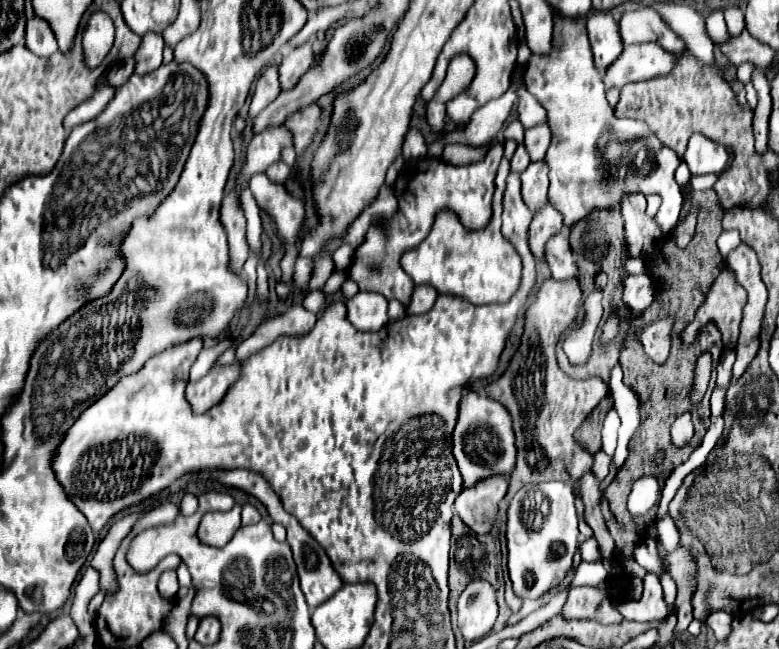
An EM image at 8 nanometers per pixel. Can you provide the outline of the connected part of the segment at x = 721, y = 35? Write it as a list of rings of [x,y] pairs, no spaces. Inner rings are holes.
[[[712,11],[706,17],[706,31],[710,37],[714,37],[714,43],[724,43],[728,41],[728,29],[722,17],[722,11]]]

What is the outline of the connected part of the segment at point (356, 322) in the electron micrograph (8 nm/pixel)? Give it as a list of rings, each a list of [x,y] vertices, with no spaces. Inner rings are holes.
[[[356,293],[346,301],[348,321],[358,331],[378,331],[388,323],[388,299],[378,293]]]

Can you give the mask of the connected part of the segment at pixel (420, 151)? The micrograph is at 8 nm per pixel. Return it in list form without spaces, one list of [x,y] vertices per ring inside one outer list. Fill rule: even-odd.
[[[414,127],[406,135],[406,141],[404,141],[404,159],[406,161],[422,159],[422,157],[426,157],[426,153],[428,153],[428,147],[426,147],[424,135],[422,135],[422,131],[418,127]]]

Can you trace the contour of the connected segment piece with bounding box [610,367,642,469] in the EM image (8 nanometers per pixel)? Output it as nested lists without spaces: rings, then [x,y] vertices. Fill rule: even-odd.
[[[614,367],[612,369],[612,379],[610,379],[610,395],[614,399],[614,407],[622,419],[622,425],[618,429],[618,447],[614,453],[614,463],[618,463],[618,469],[628,457],[628,443],[642,425],[640,417],[640,399],[638,395],[624,385],[622,381],[622,369]]]

